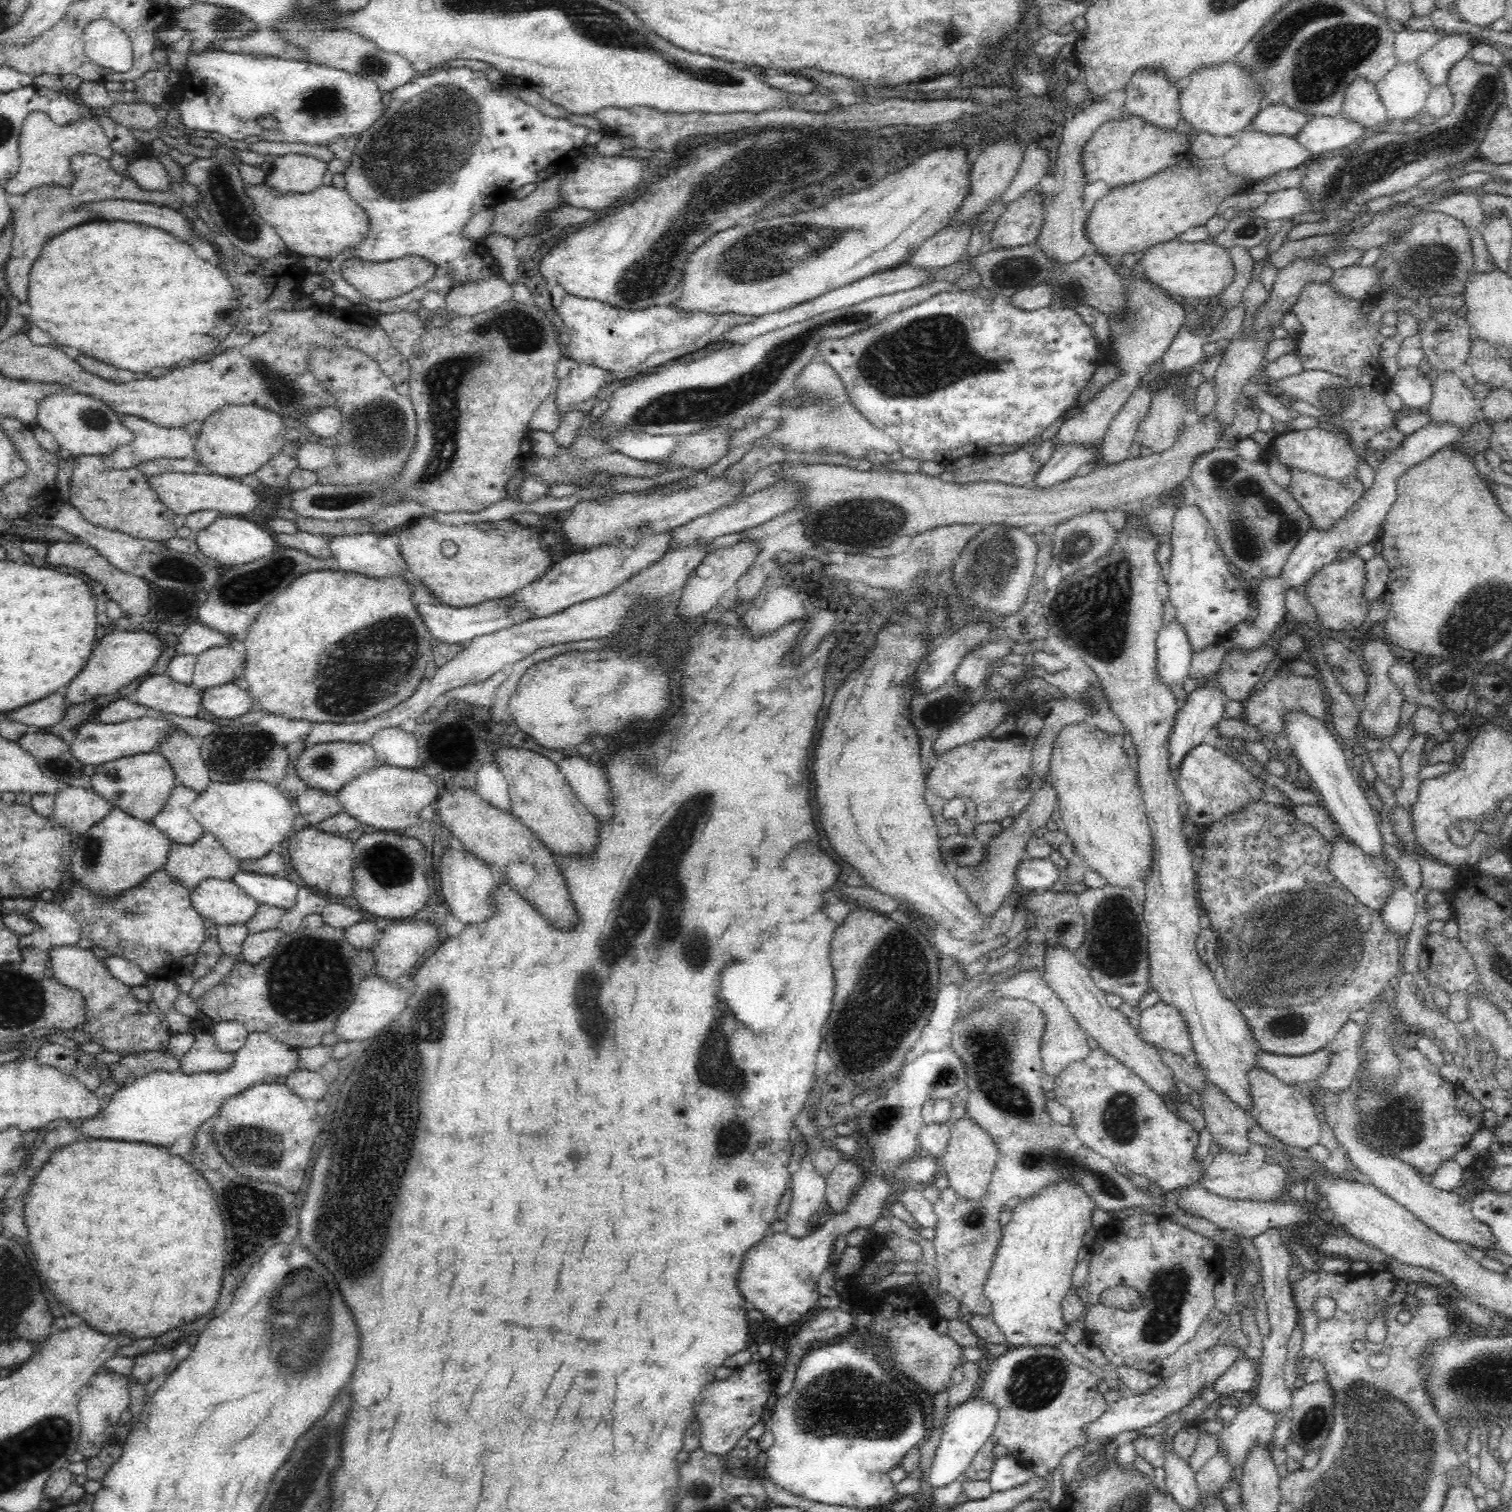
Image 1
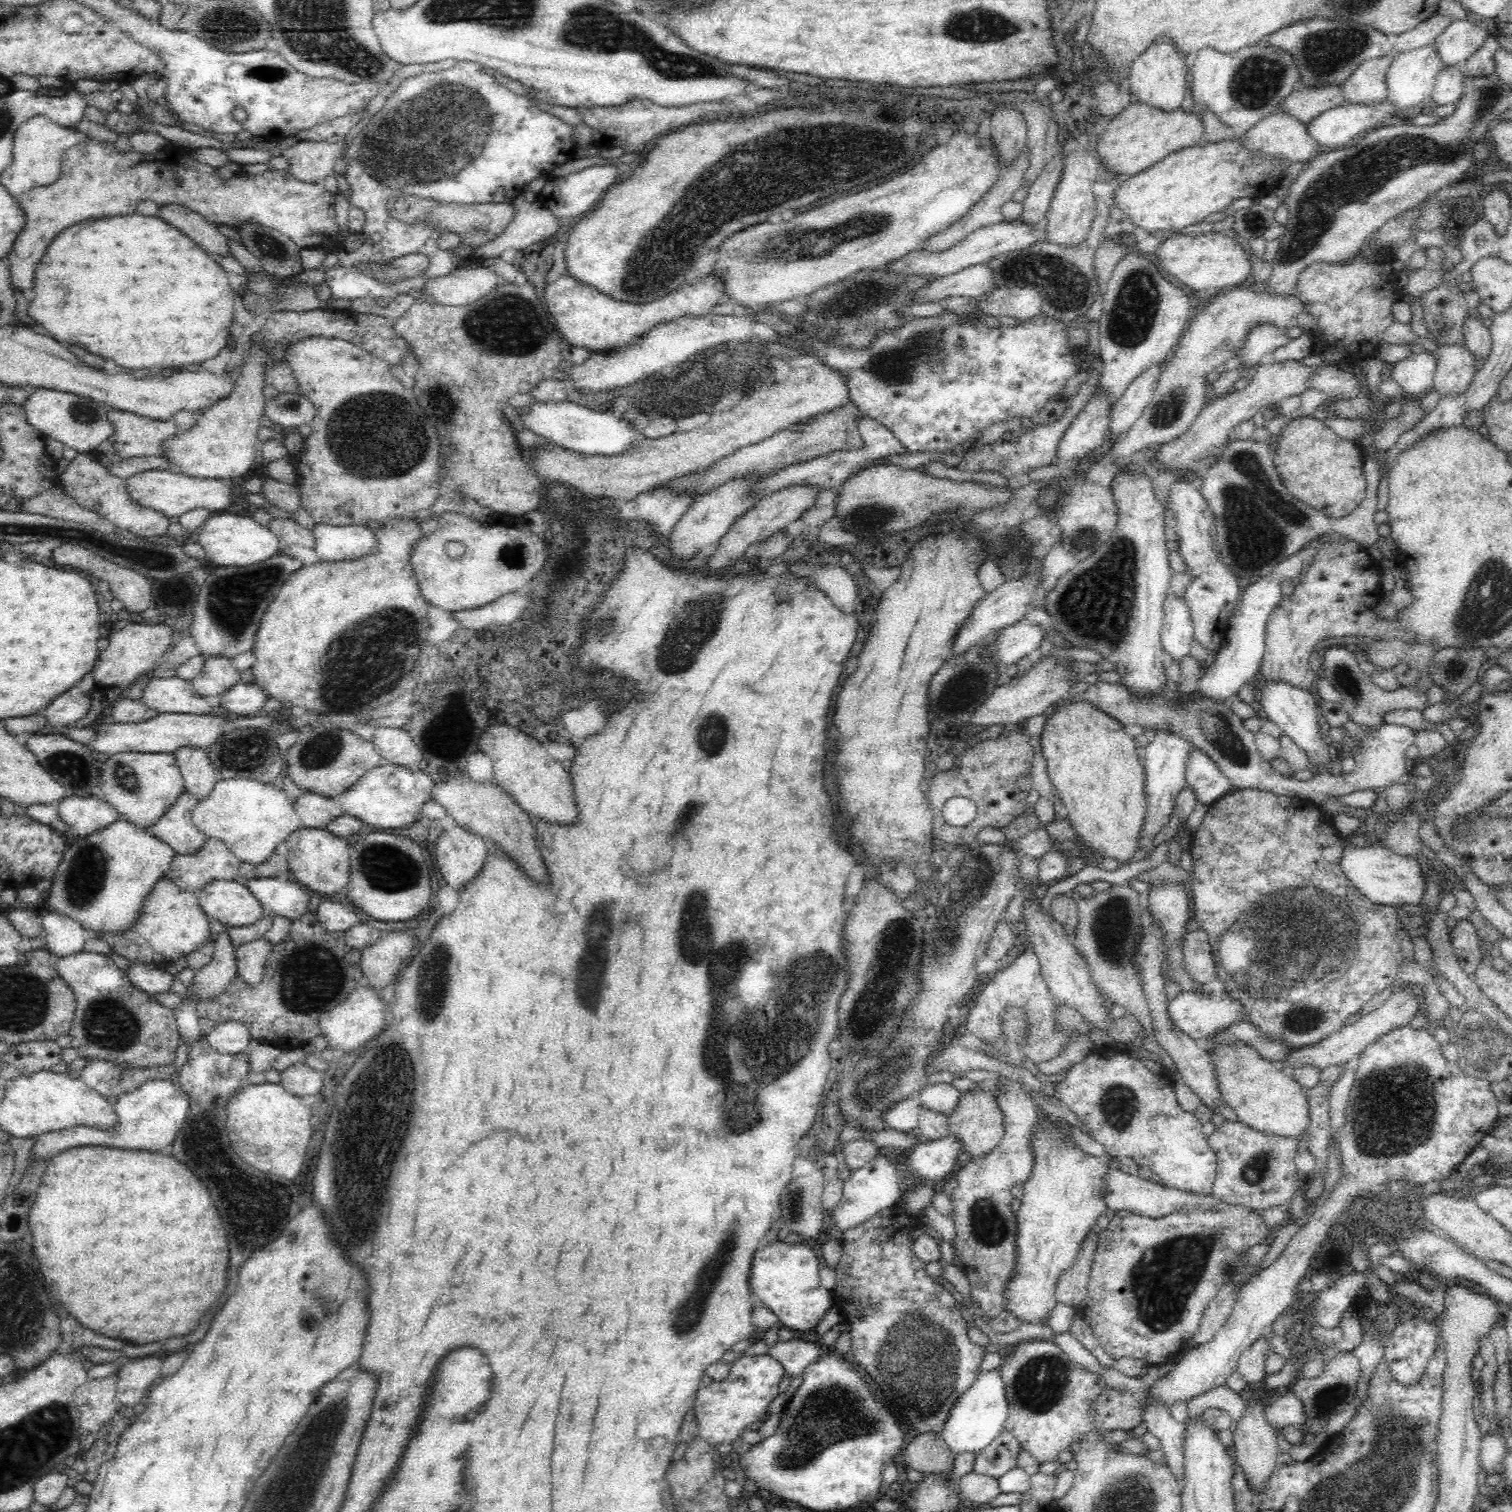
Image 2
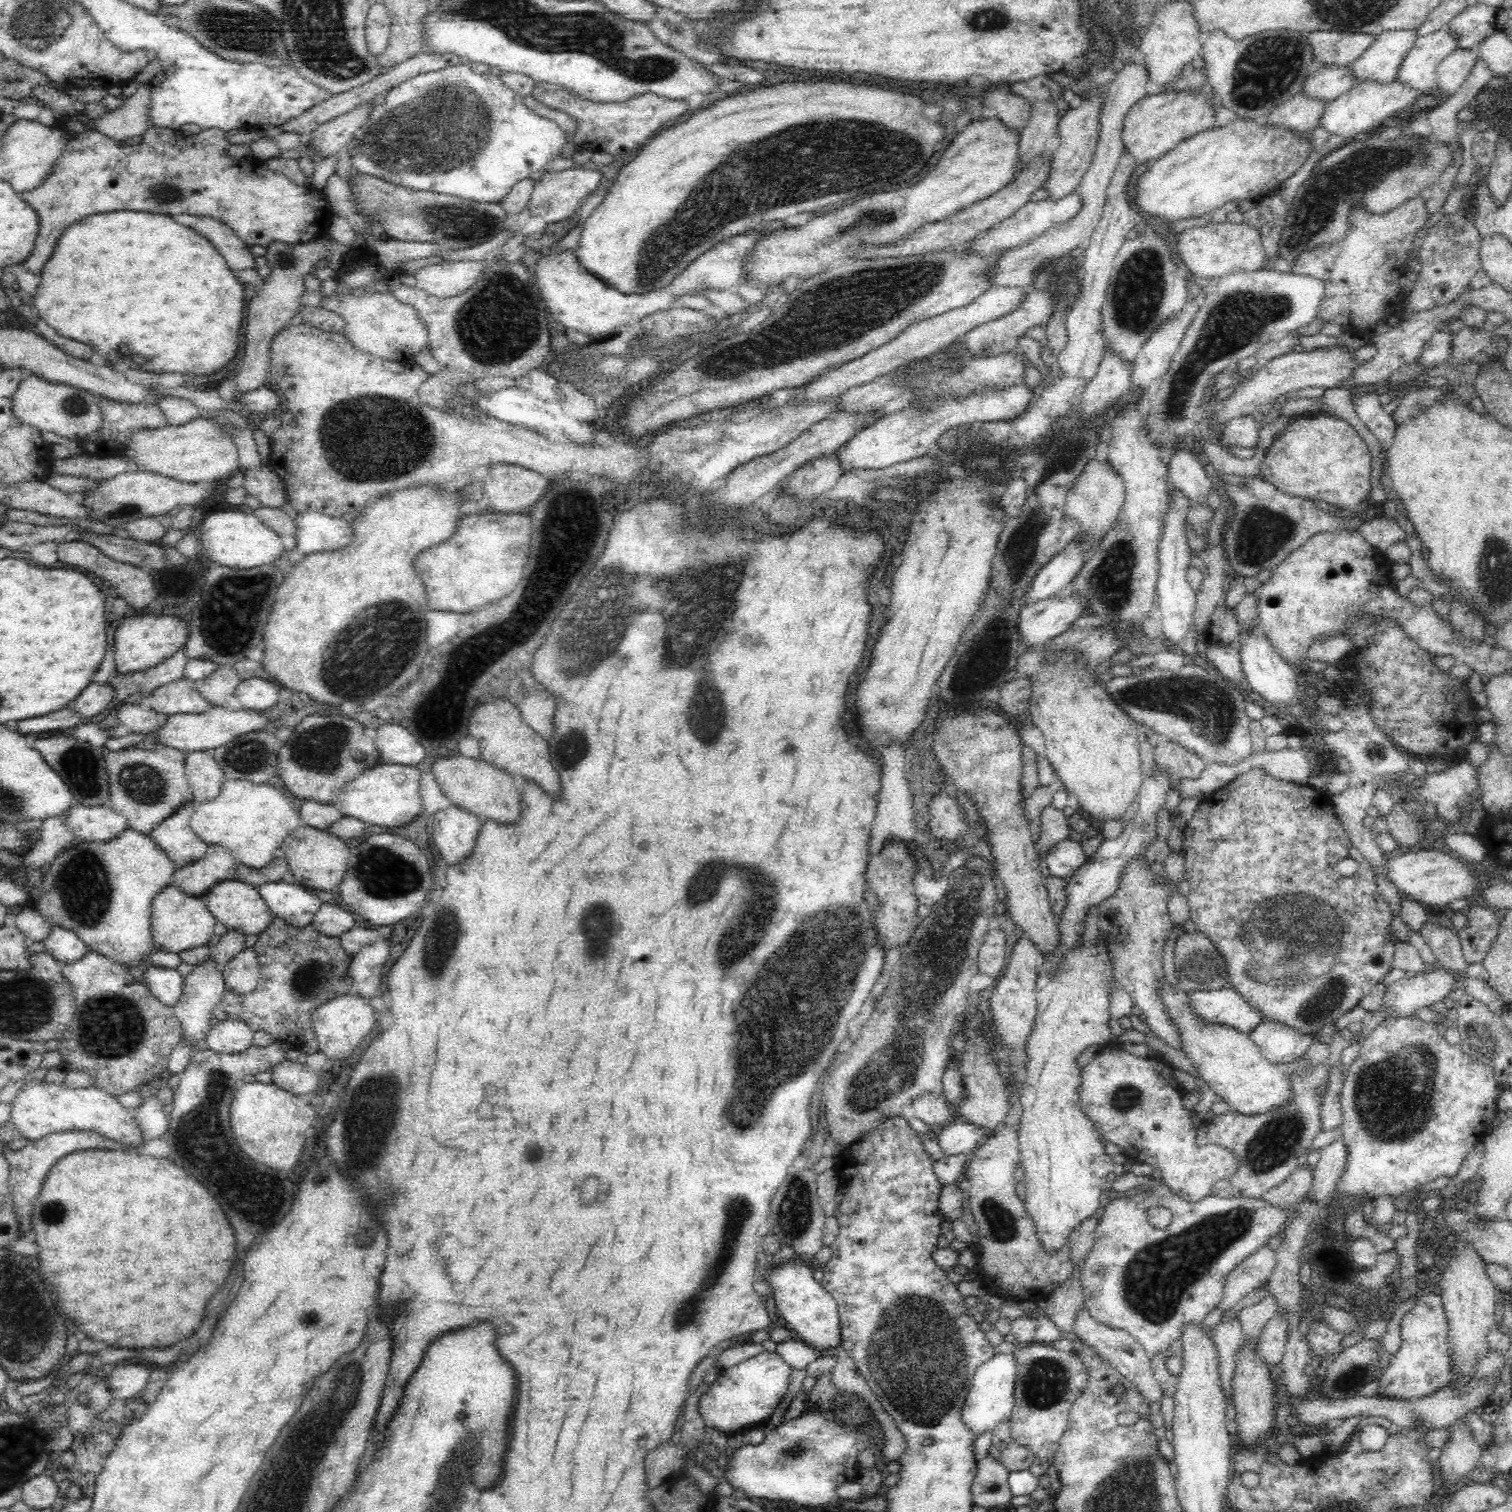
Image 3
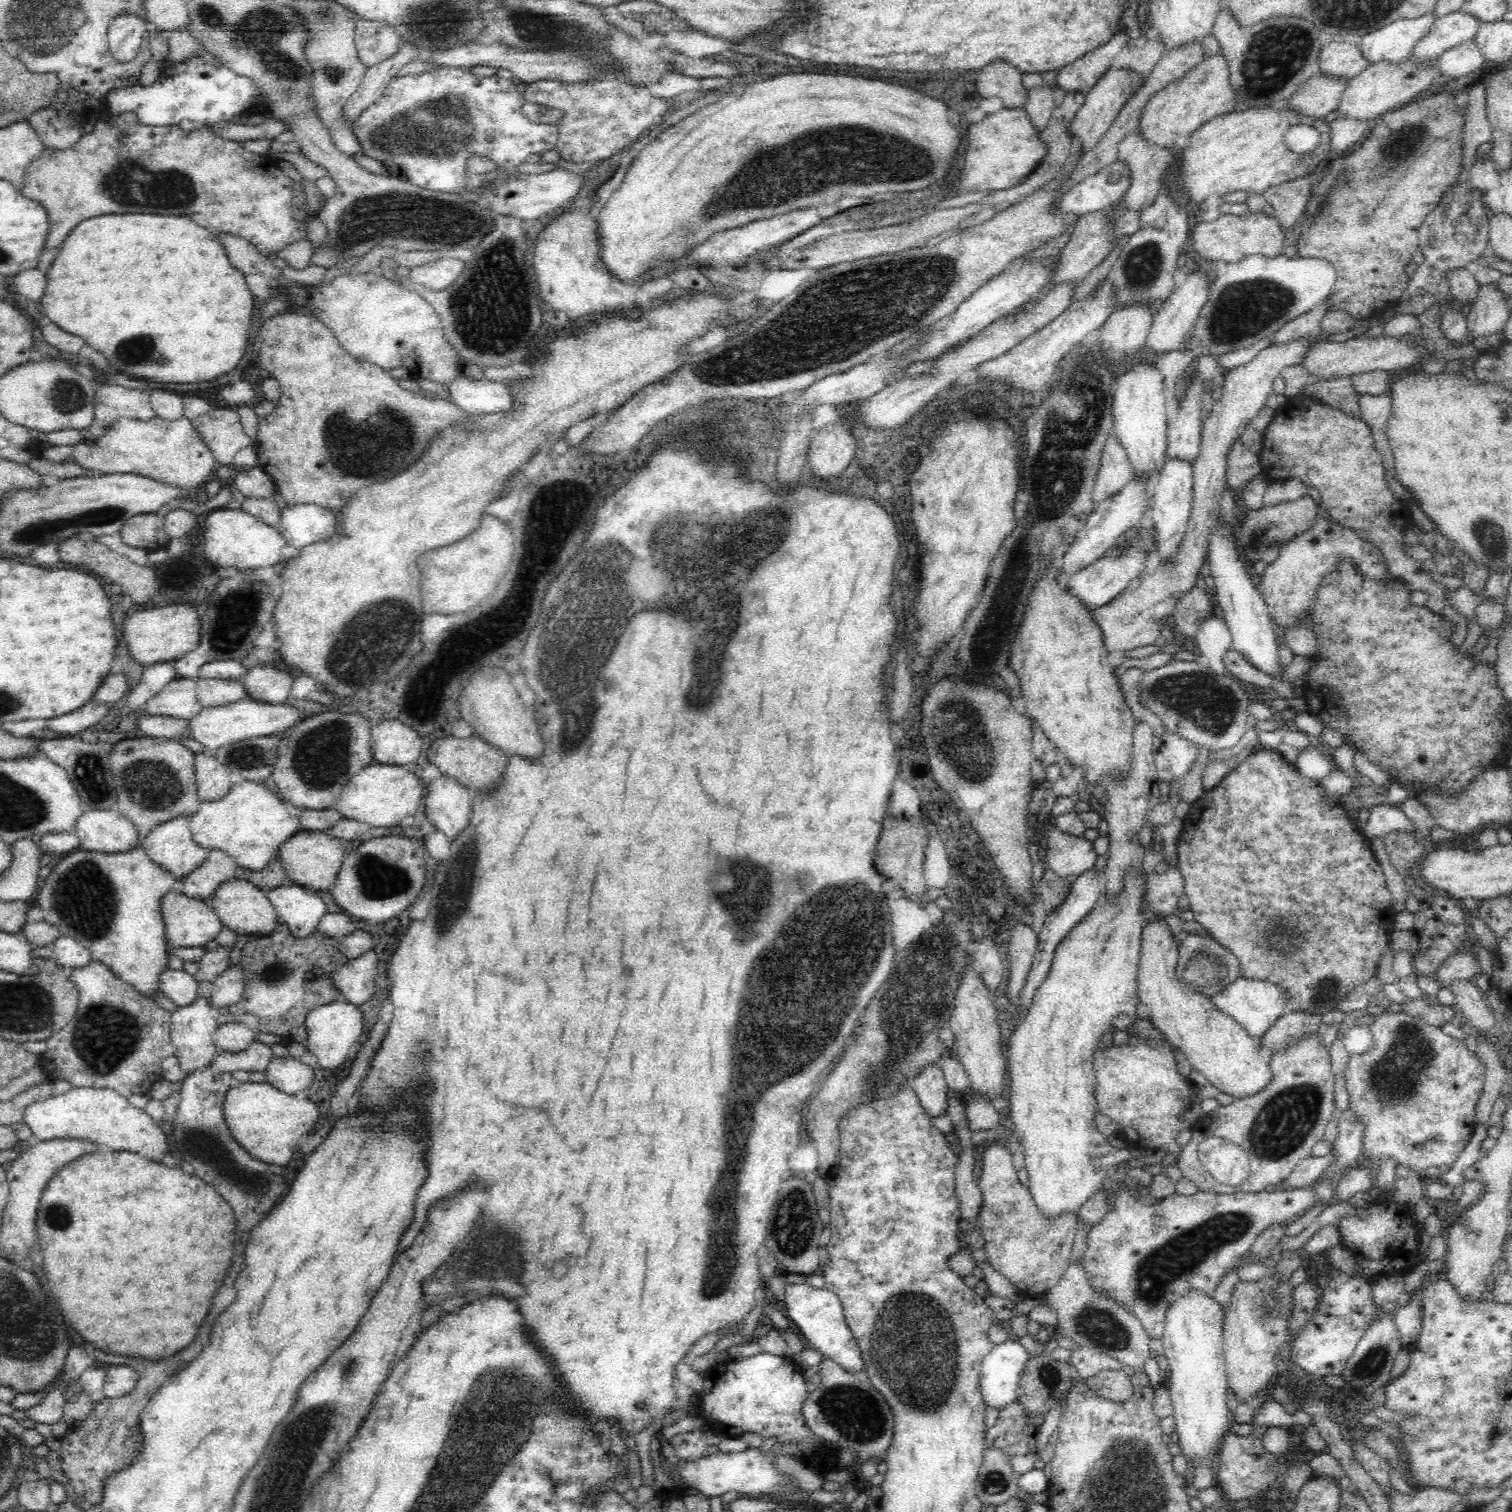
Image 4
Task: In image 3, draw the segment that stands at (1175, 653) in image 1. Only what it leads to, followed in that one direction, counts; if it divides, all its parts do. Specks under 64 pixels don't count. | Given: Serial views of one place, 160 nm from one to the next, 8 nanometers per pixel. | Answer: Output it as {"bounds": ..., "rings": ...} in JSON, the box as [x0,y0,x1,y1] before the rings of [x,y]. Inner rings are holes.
{"bounds":[1157,489,1196,648],"rings":[[[1180,489],[1172,491],[1172,502],[1167,508],[1166,516],[1163,518],[1163,531],[1158,543],[1158,564],[1160,572],[1158,576],[1157,595],[1162,620],[1162,631],[1165,637],[1165,643],[1177,648],[1177,644],[1182,642],[1188,632],[1193,629],[1193,614],[1196,610],[1196,593],[1190,587],[1187,581],[1186,573],[1190,567],[1190,552],[1188,551],[1188,542],[1186,541],[1186,531],[1184,531],[1184,520],[1186,520],[1189,509],[1188,499]]]}

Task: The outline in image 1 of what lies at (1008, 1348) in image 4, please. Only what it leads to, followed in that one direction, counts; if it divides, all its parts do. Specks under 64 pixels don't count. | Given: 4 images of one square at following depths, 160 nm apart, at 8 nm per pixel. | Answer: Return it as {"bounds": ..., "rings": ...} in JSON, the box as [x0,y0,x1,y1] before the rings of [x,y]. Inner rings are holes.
{"bounds":[928,1396,998,1488],"rings":[[[972,1396],[947,1414],[940,1443],[935,1450],[930,1468],[928,1482],[932,1488],[943,1487],[956,1479],[960,1479],[978,1450],[989,1439],[996,1418],[998,1418],[996,1405],[986,1401],[986,1399],[974,1399]]]}

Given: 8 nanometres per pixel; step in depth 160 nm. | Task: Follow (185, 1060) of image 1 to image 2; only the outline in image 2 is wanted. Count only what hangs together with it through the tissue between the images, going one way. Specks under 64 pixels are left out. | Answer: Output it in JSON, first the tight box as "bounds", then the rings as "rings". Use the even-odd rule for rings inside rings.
{"bounds":[170,1034,304,1298],"rings":[[[202,1034],[202,1037],[190,1046],[188,1060],[180,1070],[178,1083],[182,1090],[187,1092],[192,1104],[190,1116],[170,1146],[172,1156],[192,1168],[194,1174],[208,1186],[212,1200],[216,1202],[218,1212],[222,1216],[230,1244],[228,1286],[224,1290],[226,1298],[234,1294],[238,1286],[238,1270],[242,1268],[242,1262],[246,1262],[254,1252],[260,1251],[278,1238],[286,1224],[304,1206],[300,1198],[300,1188],[294,1182],[284,1182],[282,1178],[272,1178],[272,1174],[262,1174],[242,1162],[236,1152],[232,1152],[226,1135],[227,1105],[234,1091],[240,1086],[242,1077],[248,1074],[249,1063],[246,1054],[221,1054],[210,1046],[206,1035]]]}

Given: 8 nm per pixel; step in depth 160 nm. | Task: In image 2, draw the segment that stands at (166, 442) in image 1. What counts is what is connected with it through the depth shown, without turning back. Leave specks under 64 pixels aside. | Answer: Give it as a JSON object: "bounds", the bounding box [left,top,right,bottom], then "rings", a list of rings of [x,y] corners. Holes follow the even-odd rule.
{"bounds":[91,408,181,466],"rings":[[[107,408],[107,411],[107,417],[114,425],[115,433],[107,441],[102,442],[101,445],[91,450],[91,453],[104,466],[133,456],[165,456],[163,442],[169,438],[175,437],[181,432],[174,417],[165,421],[159,421],[118,409]]]}

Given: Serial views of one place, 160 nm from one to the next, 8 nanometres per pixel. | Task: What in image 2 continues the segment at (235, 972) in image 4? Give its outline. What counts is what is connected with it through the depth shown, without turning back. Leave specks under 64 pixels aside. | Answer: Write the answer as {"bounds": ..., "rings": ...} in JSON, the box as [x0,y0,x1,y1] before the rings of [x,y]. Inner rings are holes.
{"bounds":[235,937,273,986],"rings":[[[265,937],[256,938],[235,948],[237,976],[256,986],[263,978],[264,963],[273,944]]]}

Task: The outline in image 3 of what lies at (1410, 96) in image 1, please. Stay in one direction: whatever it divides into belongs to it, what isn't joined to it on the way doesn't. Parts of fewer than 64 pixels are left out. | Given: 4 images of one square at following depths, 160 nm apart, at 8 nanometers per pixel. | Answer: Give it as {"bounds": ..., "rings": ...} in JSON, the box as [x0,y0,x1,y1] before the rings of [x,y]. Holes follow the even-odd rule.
{"bounds":[1394,25,1456,95],"rings":[[[1446,25],[1432,34],[1417,37],[1402,58],[1394,82],[1416,90],[1419,95],[1434,90],[1438,65],[1453,50],[1456,50],[1456,37],[1446,29]]]}

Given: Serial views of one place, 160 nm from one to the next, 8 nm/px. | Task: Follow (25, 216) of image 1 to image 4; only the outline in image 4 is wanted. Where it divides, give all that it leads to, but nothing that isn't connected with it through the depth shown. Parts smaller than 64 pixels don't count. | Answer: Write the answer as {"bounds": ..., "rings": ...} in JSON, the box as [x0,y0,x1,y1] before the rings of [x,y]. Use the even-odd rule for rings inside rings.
{"bounds":[22,113,318,257],"rings":[[[134,113],[117,118],[116,127],[99,121],[92,131],[80,136],[71,148],[57,150],[46,147],[44,154],[27,168],[22,196],[42,202],[42,206],[48,210],[50,226],[44,248],[60,246],[78,222],[100,214],[146,212],[180,216],[197,213],[203,215],[214,230],[245,238],[259,253],[271,257],[276,250],[306,237],[309,218],[318,216],[316,212],[309,213],[309,201],[304,200],[300,208],[304,218],[295,217],[297,208],[293,204],[292,179],[280,170],[277,160],[268,154],[246,152],[240,142],[222,138],[210,127],[199,126],[188,132],[179,126],[140,125]],[[122,129],[127,130],[127,135],[118,139],[116,136]]]}

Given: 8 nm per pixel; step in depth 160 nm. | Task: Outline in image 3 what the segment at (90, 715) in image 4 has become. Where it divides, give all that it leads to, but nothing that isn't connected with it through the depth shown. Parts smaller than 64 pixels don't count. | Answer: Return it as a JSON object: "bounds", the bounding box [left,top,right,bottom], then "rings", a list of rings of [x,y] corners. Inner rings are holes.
{"bounds":[11,710,84,734],"rings":[[[56,710],[44,716],[37,716],[36,718],[24,718],[11,724],[16,726],[18,732],[22,734],[35,733],[35,732],[50,732],[50,730],[64,730],[64,728],[76,727],[83,722],[84,719],[80,718],[76,712],[71,710]]]}

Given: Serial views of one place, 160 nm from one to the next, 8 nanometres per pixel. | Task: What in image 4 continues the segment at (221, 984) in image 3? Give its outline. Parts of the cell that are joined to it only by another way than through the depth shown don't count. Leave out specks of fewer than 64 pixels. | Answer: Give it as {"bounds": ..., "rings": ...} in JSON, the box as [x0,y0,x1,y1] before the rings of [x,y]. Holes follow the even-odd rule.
{"bounds":[171,992,219,1074],"rings":[[[204,992],[198,994],[188,1006],[174,1008],[171,1012],[171,1038],[176,1048],[174,1056],[185,1074],[209,1066],[219,1053],[213,1040],[213,1032],[217,1029],[214,1013],[209,994]]]}

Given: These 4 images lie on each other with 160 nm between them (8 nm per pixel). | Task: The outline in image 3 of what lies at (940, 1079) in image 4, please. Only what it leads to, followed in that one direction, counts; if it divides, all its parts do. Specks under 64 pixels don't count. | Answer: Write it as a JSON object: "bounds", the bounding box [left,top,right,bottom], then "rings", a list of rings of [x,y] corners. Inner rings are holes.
{"bounds":[912,1092,954,1132],"rings":[[[933,1092],[918,1095],[912,1105],[916,1111],[915,1117],[935,1132],[954,1119],[954,1113],[945,1100],[942,1100]]]}

